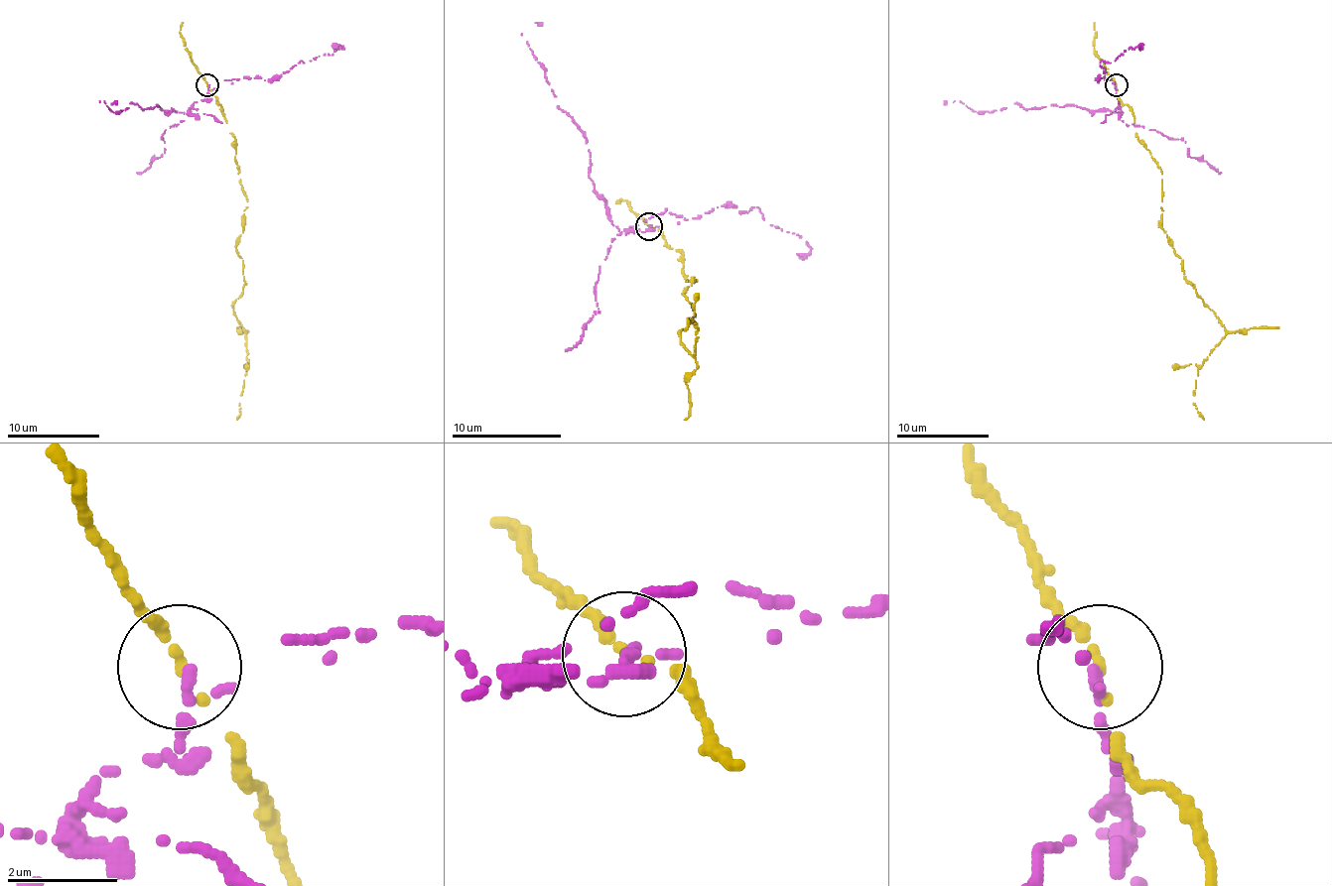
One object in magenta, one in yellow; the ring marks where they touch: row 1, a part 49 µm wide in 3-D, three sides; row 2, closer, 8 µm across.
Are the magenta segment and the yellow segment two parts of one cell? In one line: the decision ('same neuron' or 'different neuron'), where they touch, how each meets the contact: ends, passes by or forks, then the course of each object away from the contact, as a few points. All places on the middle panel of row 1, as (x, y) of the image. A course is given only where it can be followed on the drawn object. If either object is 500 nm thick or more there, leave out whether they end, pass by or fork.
different neuron; place (649, 226); magenta passes by; yellow passes by; course magenta (651, 227), (620, 232), (612, 224), (588, 175), (588, 139), (558, 106), (522, 36), (541, 25); course yellow (648, 227), (681, 252), (687, 282), (698, 279), (681, 331), (695, 355), (687, 317), (684, 331)

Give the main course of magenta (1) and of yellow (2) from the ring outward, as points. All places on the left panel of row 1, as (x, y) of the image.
1: (208, 85), (208, 94), (184, 113), (130, 103), (125, 110), (114, 113), (100, 101), (116, 101)
2: (206, 85), (234, 138), (248, 207), (236, 254), (243, 261), (245, 282), (234, 302), (245, 336), (236, 420)

